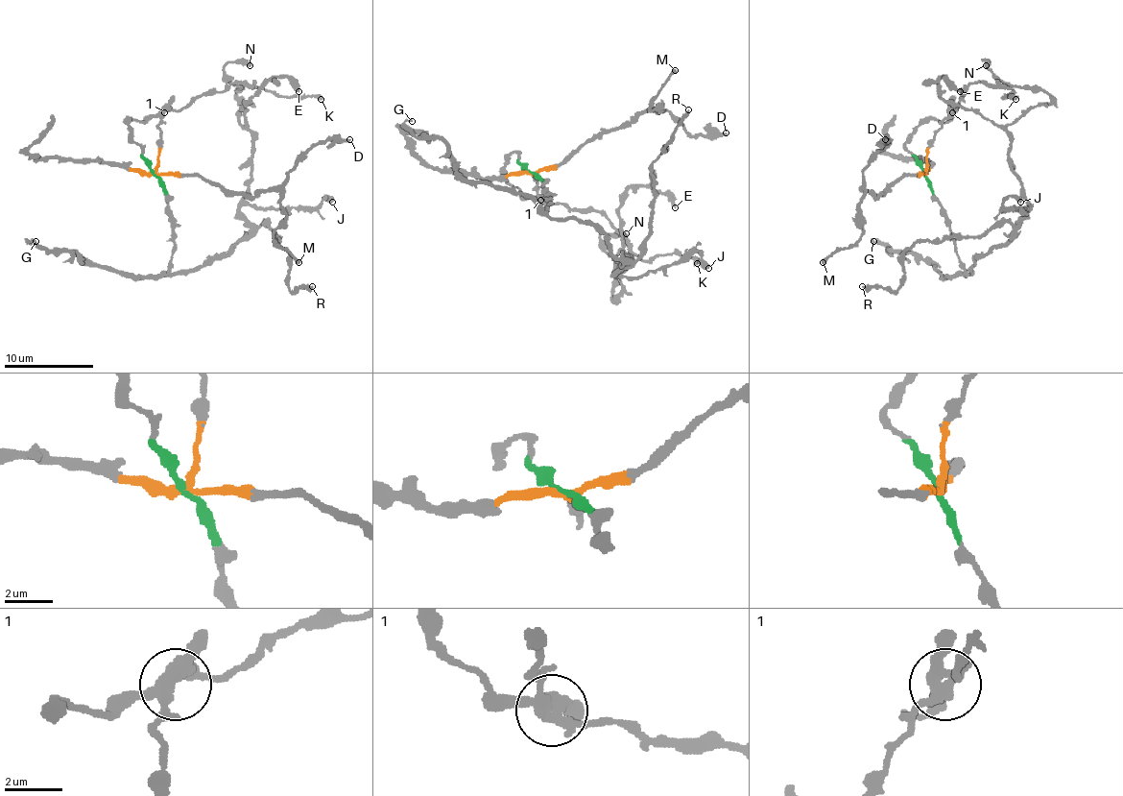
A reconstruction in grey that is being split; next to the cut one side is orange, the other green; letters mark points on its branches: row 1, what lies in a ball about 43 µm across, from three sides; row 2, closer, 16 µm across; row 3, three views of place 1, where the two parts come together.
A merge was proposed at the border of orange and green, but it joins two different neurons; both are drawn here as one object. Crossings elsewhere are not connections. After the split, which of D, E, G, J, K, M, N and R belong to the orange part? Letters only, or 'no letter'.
D, K, M

